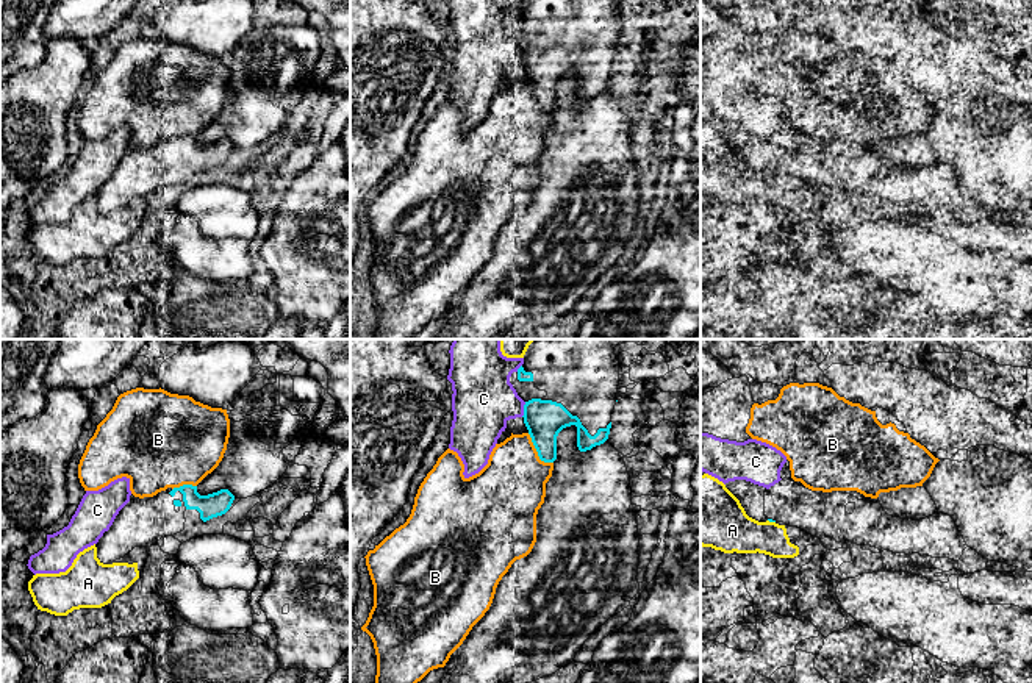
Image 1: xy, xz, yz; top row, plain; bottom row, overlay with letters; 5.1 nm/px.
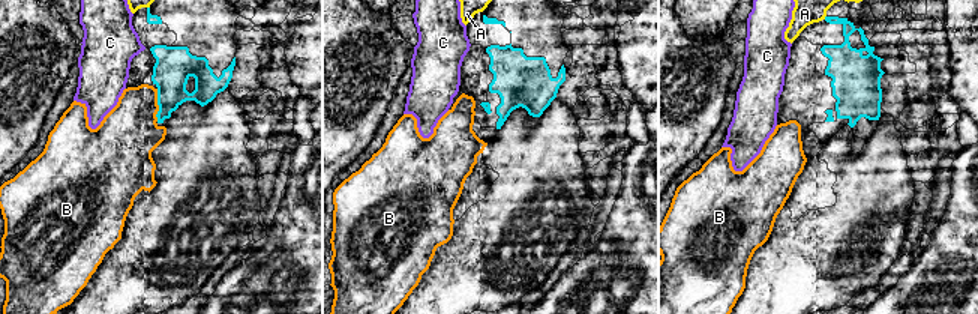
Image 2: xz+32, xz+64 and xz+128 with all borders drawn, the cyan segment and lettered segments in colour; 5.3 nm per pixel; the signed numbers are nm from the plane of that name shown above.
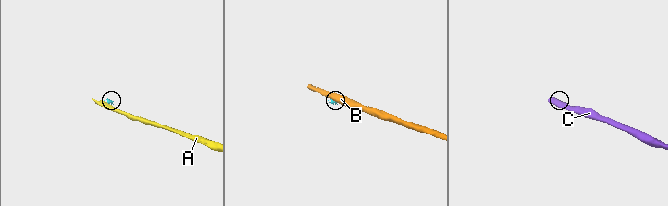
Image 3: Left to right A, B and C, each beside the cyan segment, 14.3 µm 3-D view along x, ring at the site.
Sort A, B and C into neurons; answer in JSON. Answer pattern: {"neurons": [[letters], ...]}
{"neurons": [["A"], ["B"], ["C"]]}

